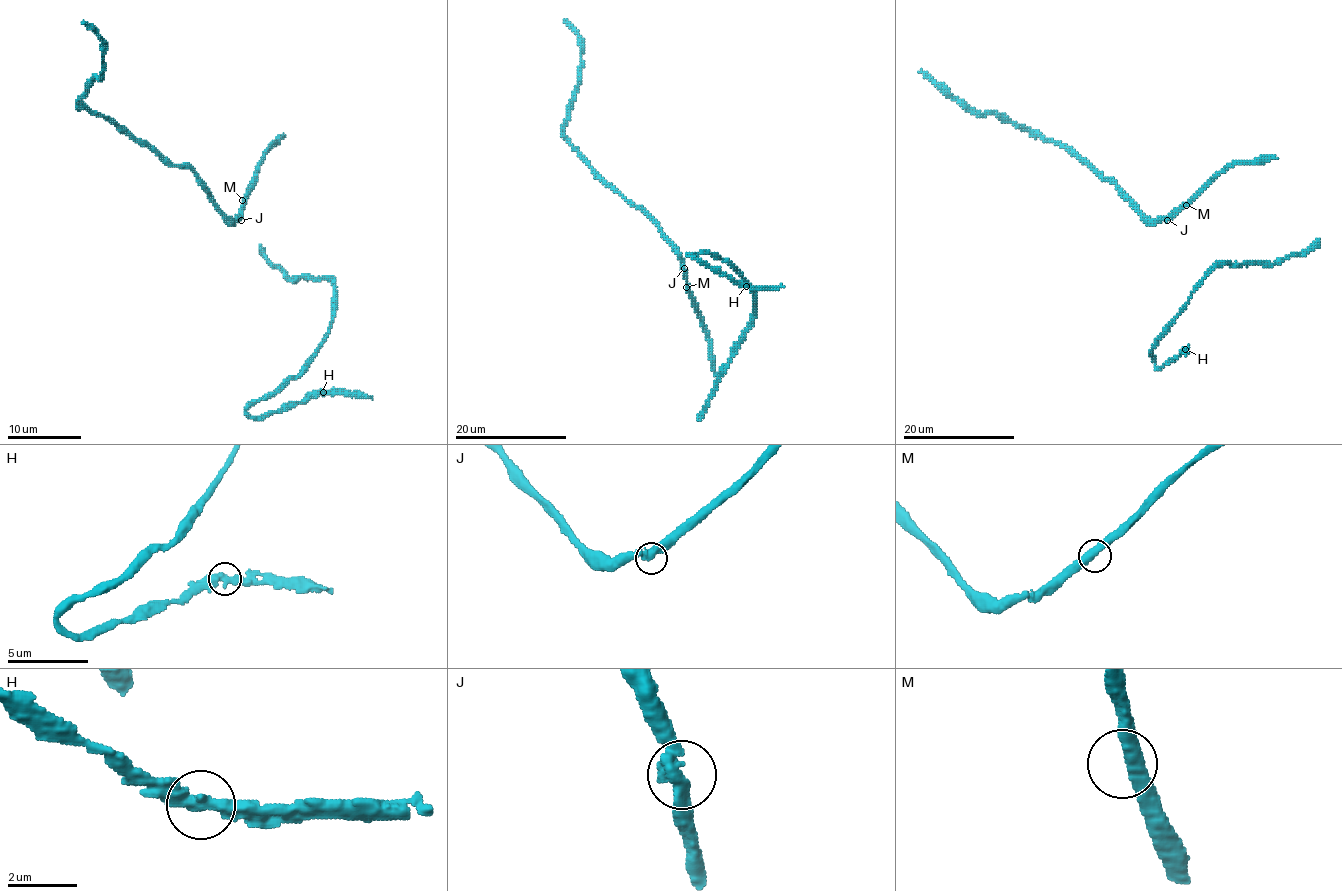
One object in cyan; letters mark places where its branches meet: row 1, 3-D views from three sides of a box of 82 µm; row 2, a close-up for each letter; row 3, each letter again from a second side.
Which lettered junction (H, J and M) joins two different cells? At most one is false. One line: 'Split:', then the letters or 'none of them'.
Split: none of them

